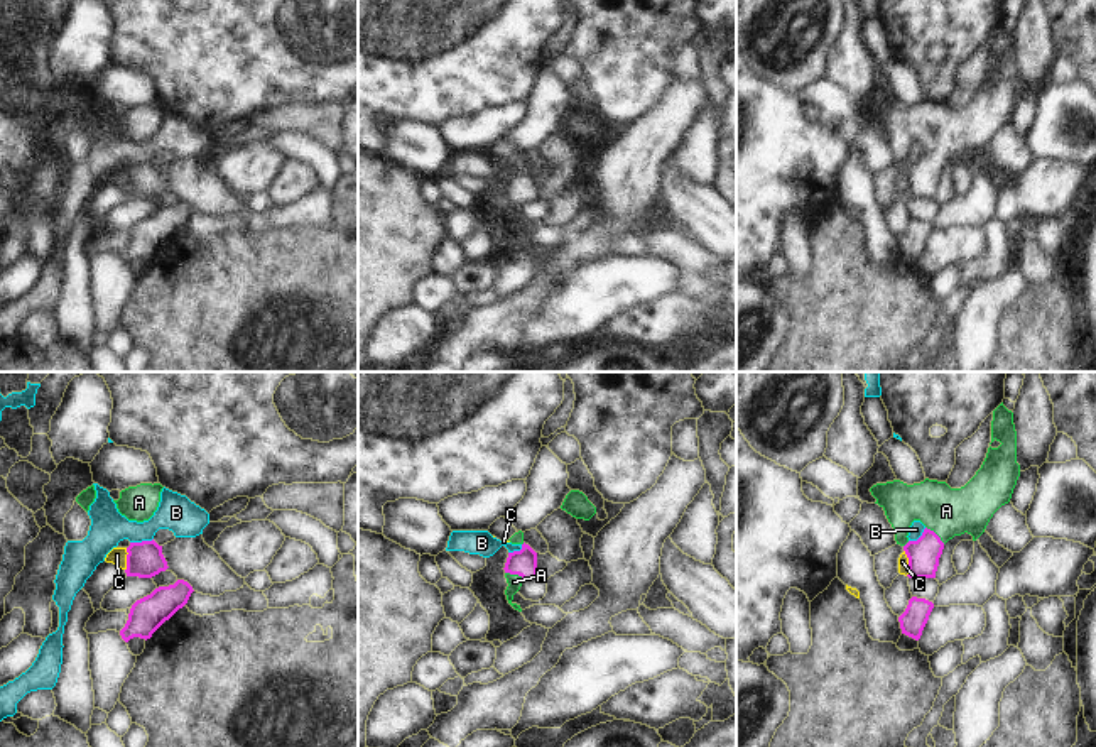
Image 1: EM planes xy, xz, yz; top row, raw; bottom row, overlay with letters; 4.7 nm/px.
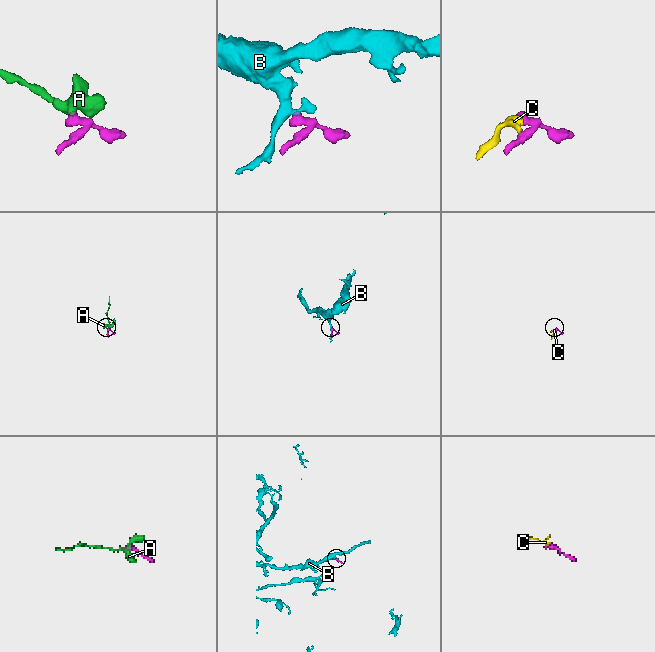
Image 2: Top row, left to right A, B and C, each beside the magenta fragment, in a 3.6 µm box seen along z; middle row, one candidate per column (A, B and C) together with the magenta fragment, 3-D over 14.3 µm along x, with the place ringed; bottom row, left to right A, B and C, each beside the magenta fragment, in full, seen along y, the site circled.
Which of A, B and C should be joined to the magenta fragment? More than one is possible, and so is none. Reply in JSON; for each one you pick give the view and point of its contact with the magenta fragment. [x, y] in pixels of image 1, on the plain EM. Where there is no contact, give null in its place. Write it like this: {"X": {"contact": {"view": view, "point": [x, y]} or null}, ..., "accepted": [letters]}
{"A": {"contact": {"view": "xz", "point": [515, 195]}}, "accepted": ["A"]}

